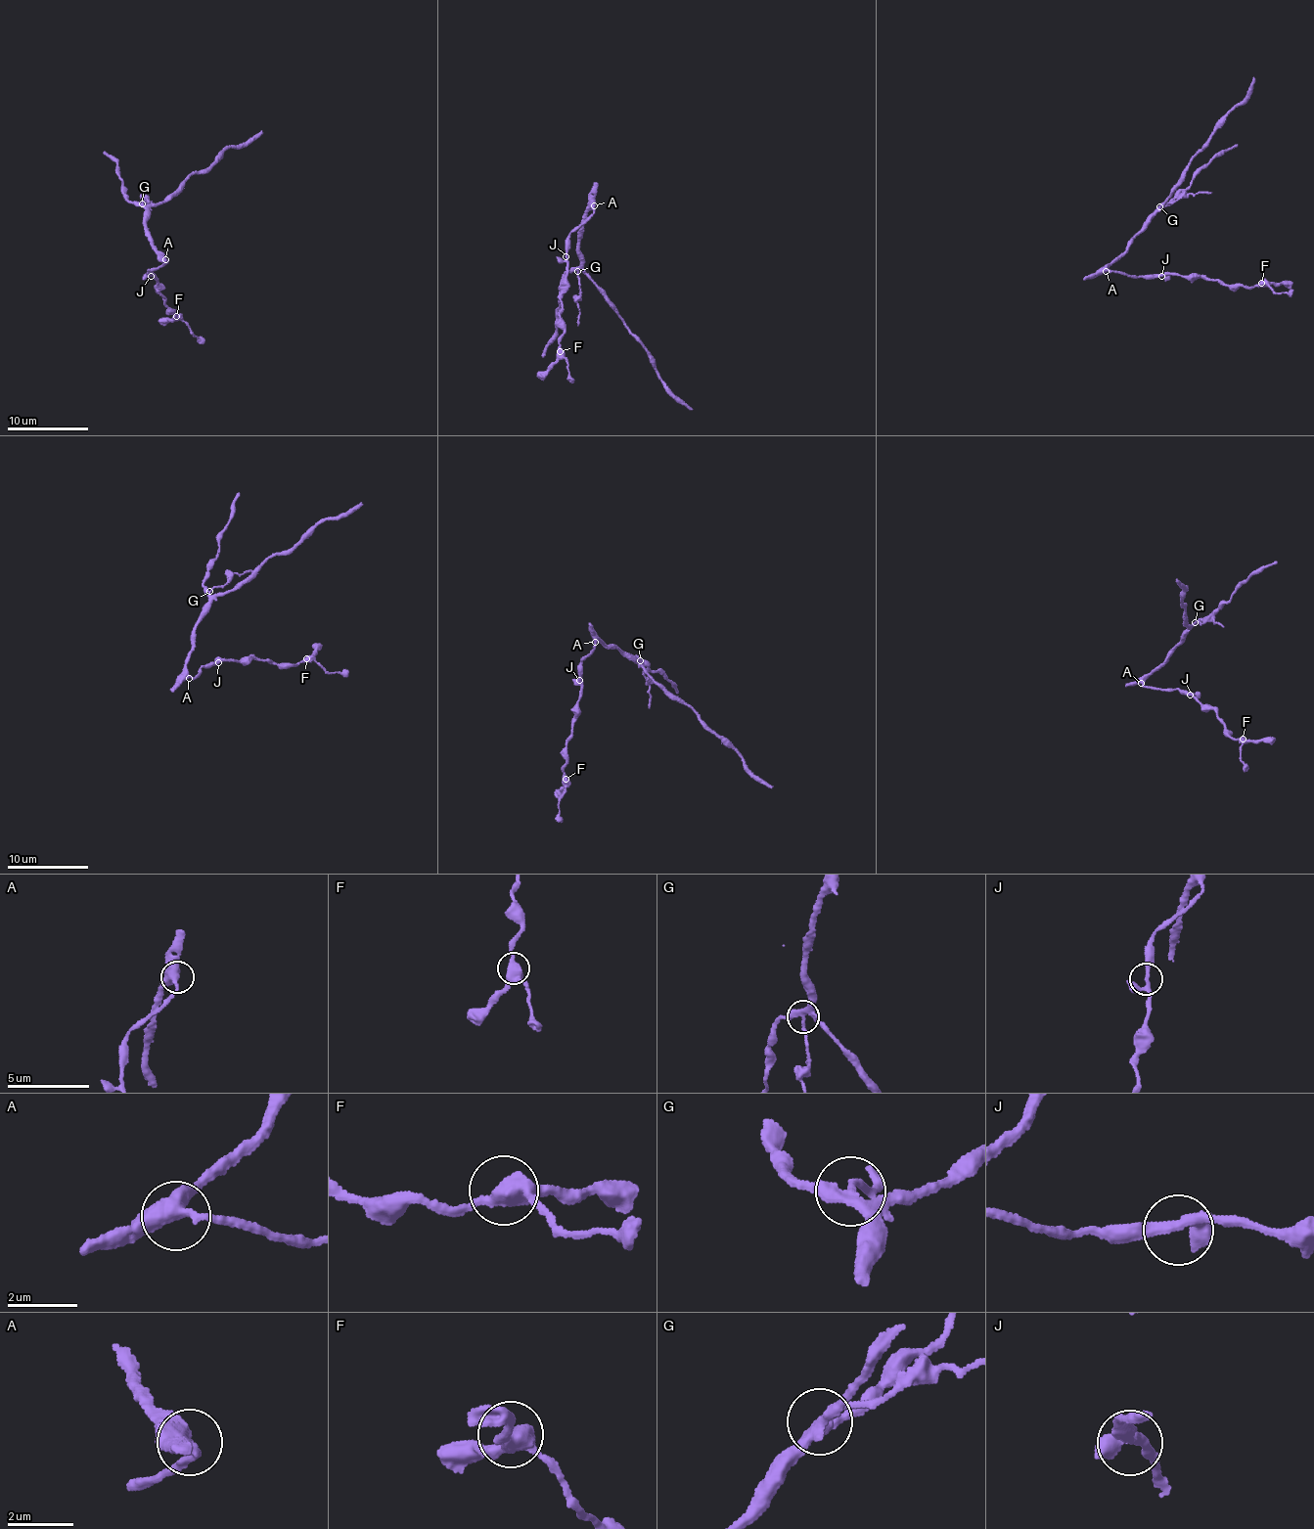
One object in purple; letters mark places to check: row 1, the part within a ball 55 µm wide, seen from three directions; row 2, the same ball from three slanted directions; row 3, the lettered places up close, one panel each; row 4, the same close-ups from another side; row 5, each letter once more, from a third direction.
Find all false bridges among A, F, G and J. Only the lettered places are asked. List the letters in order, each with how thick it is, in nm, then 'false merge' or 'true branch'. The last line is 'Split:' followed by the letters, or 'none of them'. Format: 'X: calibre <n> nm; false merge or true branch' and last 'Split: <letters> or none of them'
A: calibre 420 nm; true branch
F: calibre 400 nm; true branch
G: calibre 300 nm; false merge
J: calibre 240 nm; true branch
Split: G

